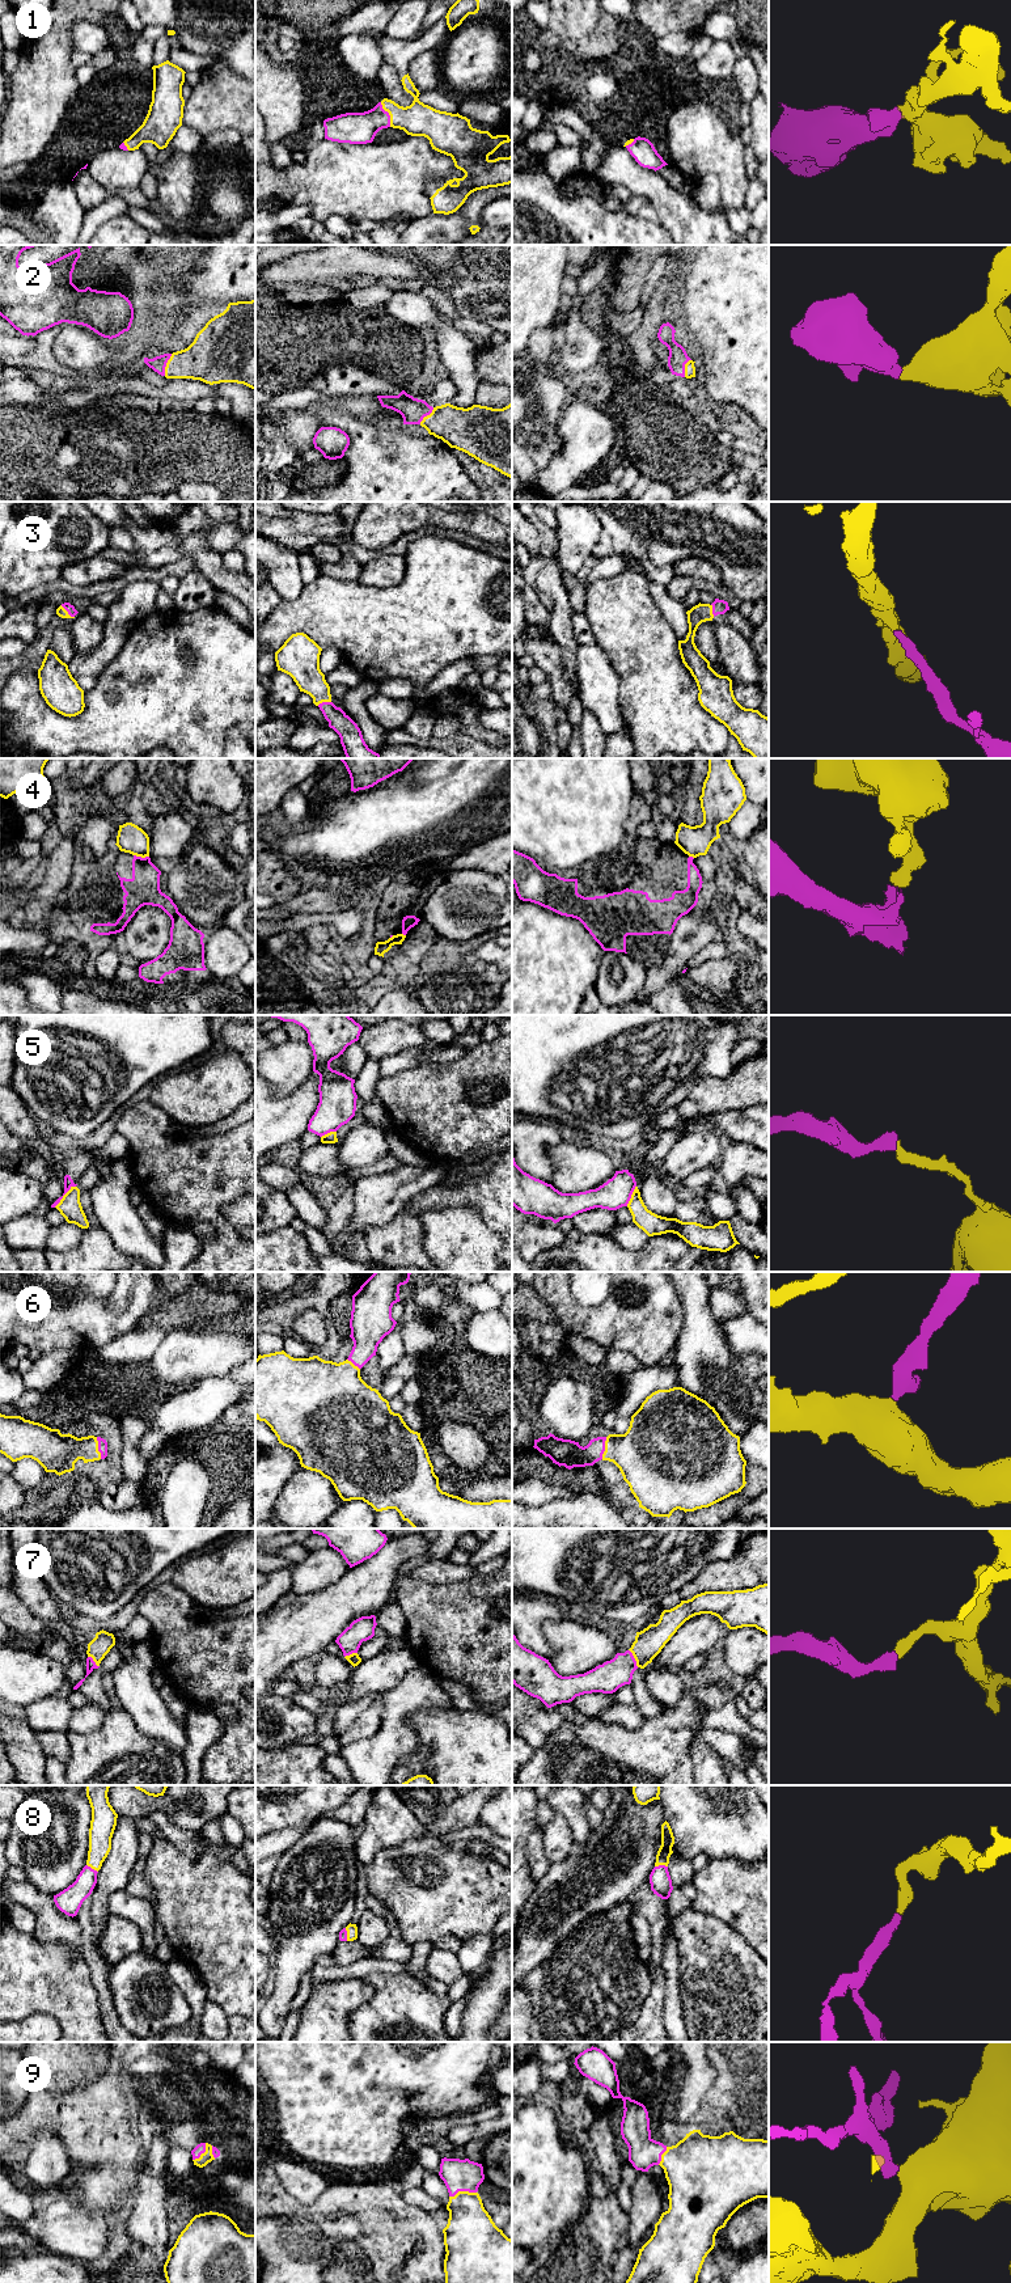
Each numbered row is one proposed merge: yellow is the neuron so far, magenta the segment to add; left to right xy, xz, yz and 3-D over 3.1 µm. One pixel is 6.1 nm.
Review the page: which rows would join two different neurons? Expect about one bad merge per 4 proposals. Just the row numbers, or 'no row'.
4, 5

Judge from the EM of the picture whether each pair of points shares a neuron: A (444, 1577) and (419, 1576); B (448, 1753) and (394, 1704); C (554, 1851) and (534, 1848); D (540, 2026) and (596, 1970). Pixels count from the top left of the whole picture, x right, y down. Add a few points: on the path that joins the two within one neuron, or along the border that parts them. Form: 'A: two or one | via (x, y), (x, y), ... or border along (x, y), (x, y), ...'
A: one | via (438, 1576), (426, 1576)
B: two | border along (436, 1707), (417, 1709), (407, 1719), (418, 1742)
C: two | border along (541, 1829), (541, 1847), (550, 1863)
D: one | via (554, 2012), (582, 1985)

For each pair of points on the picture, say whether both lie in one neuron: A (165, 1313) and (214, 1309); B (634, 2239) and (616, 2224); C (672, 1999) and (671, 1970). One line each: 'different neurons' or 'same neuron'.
A: same neuron
B: different neurons
C: same neuron

